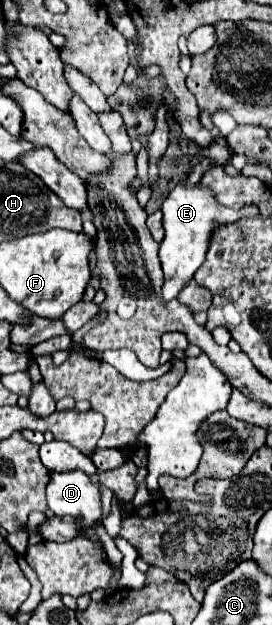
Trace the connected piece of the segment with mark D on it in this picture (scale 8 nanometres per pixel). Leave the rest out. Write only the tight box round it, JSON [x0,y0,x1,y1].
[47,470,101,526]

